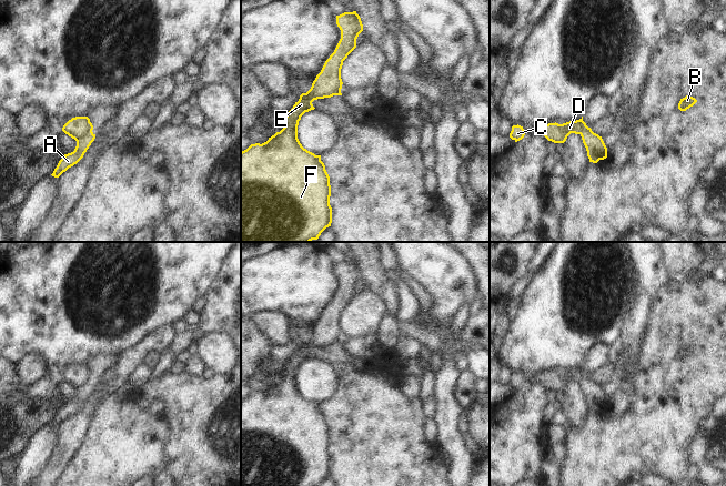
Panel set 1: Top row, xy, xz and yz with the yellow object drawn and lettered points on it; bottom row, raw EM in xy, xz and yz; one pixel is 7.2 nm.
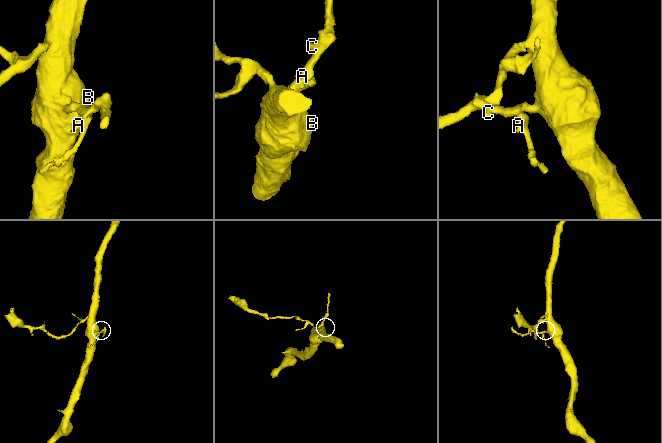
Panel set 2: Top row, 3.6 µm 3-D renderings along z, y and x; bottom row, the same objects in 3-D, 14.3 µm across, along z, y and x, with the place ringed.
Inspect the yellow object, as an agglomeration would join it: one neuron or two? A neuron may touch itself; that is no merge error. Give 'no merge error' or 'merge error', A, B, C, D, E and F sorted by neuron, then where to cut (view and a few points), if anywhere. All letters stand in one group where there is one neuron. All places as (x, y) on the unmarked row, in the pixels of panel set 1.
merge error; A / B C D E F; cut in xy along (90, 371), (90, 377), (76, 388)

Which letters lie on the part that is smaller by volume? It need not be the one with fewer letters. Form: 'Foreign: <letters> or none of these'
Foreign: A

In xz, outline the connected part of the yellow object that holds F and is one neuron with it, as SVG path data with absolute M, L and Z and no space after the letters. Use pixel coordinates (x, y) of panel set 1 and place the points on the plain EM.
M356 260L336 264L341 287L311 337L302 342L288 361L284 376L262 393L251 393L241 401L241 486L319 486L332 472L330 454L330 425L321 404L307 399L298 387L301 365L314 358L312 351L337 344L343 333L341 317L343 310L356 296L356 287L363 273Z

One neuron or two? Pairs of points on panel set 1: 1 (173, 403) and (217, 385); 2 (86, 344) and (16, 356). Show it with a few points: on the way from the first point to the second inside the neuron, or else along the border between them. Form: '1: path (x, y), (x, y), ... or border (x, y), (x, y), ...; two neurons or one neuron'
1: path (184, 403), (199, 403), (205, 396); one neuron
2: path (68, 344), (33, 344); one neuron

